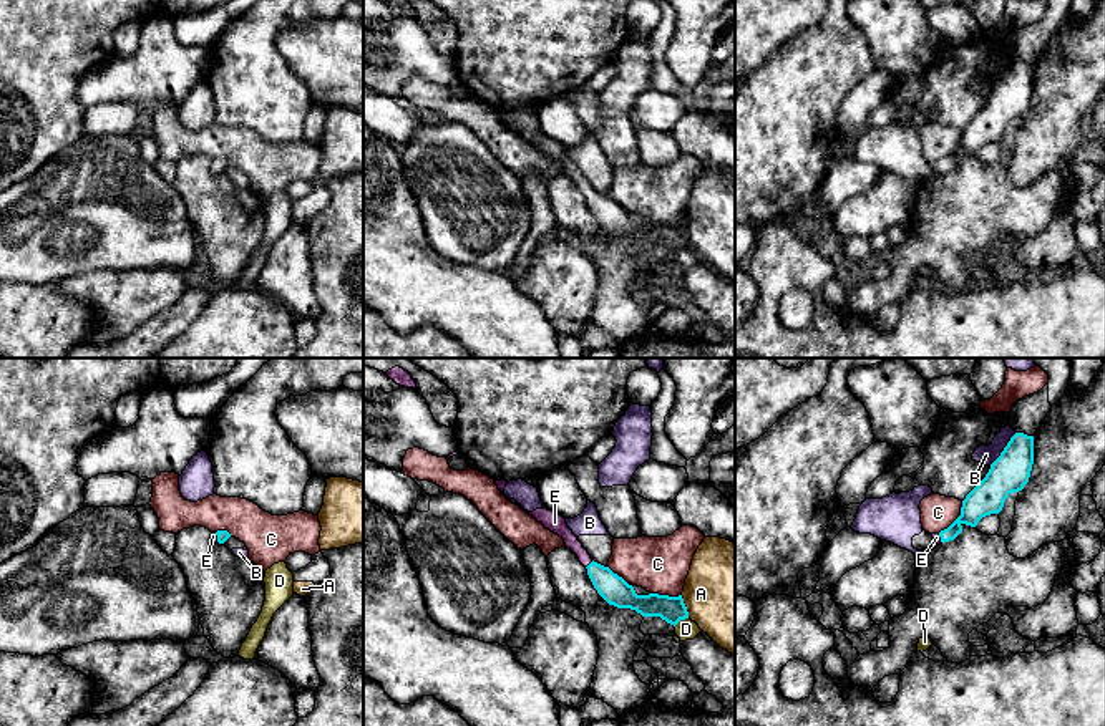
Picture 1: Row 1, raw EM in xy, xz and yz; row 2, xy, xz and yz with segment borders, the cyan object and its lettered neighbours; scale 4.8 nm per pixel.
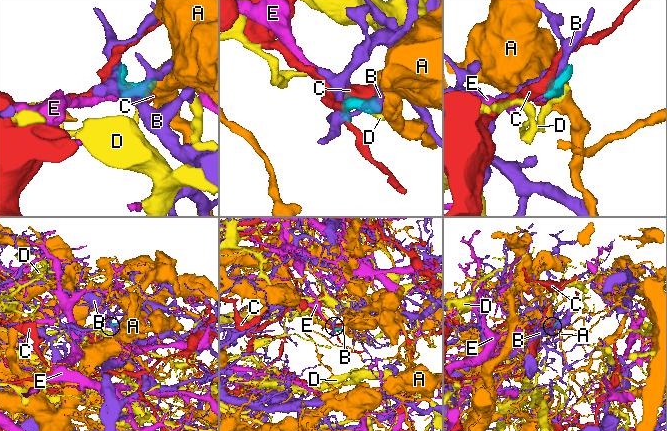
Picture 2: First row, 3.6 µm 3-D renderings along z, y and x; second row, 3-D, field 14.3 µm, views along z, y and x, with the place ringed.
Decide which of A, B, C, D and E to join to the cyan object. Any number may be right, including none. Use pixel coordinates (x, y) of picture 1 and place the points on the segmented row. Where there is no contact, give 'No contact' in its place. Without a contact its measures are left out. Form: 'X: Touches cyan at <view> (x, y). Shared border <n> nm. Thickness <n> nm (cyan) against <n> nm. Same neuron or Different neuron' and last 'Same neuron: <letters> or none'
A: Touches cyan at xz (686, 607). Shared border 120 nm. Thickness 130 nm (cyan) against 460 nm. Different neuron
B: Touches cyan at yz (1004, 450). Shared border 200 nm. Thickness 190 nm (cyan) against 90 nm. Different neuron
C: Touches cyan at yz (956, 519). Shared border 200 nm. Thickness 160 nm (cyan) against 170 nm. Different neuron
D: Touches cyan at xz (681, 619). Shared border 80 nm. Thickness 130 nm (cyan) against 100 nm. Different neuron
E: Touches cyan at xz (589, 564). Shared border 50 nm. Thickness 140 nm (cyan) against 90 nm. Same neuron
Same neuron: E

